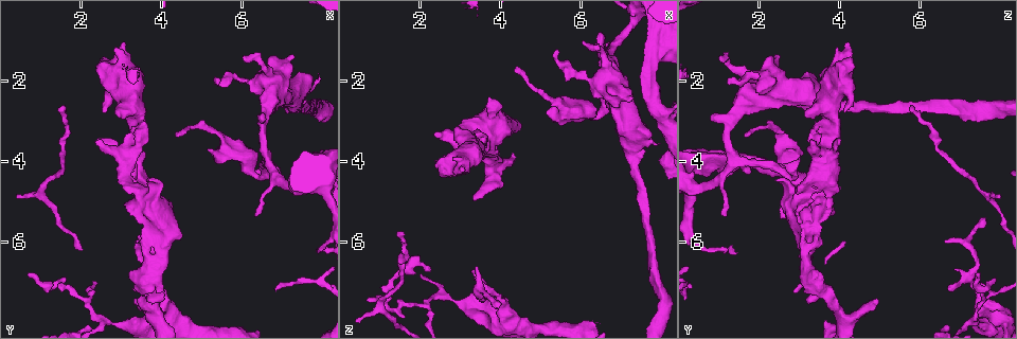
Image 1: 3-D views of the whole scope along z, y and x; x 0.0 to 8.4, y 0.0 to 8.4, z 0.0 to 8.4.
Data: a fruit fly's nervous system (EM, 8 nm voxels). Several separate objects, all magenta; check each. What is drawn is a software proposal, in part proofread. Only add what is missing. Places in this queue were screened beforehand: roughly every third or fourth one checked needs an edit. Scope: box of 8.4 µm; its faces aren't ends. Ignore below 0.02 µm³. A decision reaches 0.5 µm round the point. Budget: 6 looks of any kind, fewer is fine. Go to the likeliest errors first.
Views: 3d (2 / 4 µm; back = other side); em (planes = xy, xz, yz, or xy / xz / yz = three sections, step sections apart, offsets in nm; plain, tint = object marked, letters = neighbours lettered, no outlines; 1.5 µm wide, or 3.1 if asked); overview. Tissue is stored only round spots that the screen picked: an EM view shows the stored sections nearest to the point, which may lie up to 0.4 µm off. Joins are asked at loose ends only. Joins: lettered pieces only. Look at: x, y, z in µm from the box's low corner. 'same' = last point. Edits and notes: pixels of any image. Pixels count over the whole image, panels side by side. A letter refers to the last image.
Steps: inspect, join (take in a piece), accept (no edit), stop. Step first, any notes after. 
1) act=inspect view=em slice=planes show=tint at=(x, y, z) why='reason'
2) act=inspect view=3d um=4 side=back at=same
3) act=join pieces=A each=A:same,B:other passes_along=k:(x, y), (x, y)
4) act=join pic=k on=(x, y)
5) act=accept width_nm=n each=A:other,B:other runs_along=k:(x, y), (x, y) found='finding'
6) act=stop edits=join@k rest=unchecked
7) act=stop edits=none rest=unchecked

act=inspect view=em slice=yz step=4 show=letters at=(2.45, 3.45, 3.30) why='branch stops here'

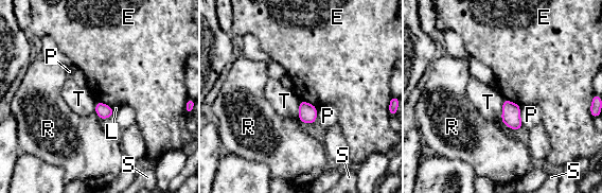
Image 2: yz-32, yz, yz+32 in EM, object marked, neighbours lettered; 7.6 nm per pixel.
act=accept each=E:other,L:other,P:other,R:other,S:other,T:other border=2:(300, 99), (317, 107) found='no lettered piece goes on from it'

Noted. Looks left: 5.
act=inspect view=3d um=2 at=(7.00, 4.30, 1.75) why='branch stops here'

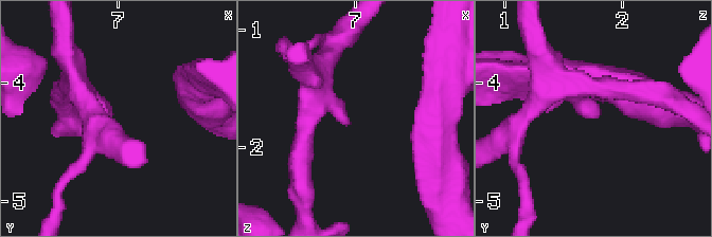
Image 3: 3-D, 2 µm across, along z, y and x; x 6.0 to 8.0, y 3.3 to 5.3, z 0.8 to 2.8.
act=inspect view=em slice=planes show=plain at=(6.92, 4.30, 1.80)

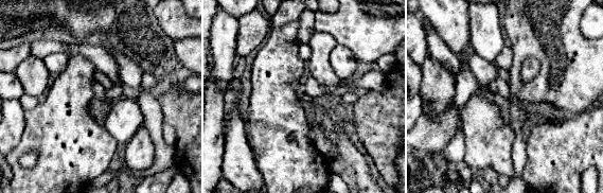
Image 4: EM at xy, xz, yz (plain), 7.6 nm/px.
act=inspect view=em slice=planes show=letters at=same

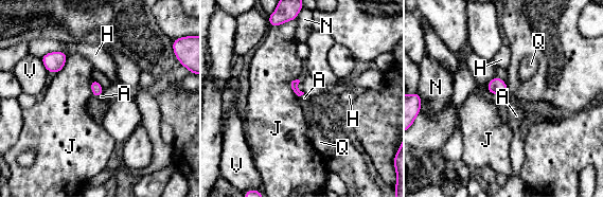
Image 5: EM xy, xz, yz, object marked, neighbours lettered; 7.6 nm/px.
act=join pieces=A each=A:same,H:other,J:other,N:other,Q:other,V:other found='it goes on there'

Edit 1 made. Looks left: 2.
act=stop edits=join@5 rest=unchecked

